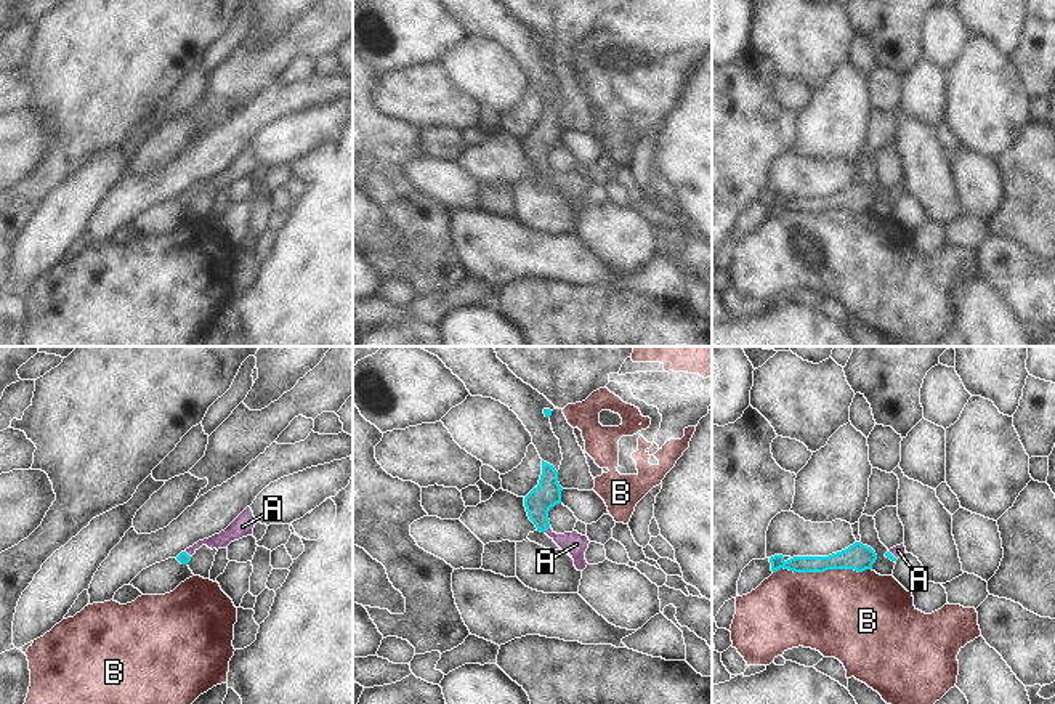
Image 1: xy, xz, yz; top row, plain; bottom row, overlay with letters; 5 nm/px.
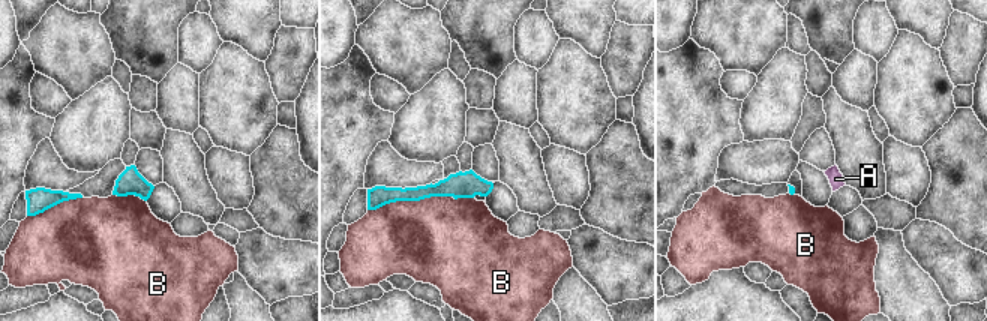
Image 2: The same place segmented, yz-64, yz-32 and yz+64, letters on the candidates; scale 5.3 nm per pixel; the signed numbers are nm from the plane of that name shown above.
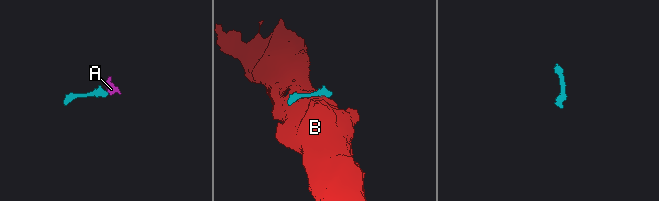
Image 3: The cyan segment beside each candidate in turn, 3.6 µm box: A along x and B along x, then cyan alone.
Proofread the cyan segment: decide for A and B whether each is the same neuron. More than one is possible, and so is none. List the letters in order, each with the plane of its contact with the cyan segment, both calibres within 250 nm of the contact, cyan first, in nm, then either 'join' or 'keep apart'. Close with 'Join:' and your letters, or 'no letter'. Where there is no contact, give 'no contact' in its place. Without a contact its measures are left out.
A: xz | 140/120 nm | join
B: yz | 140/440 nm | keep apart
Join: A

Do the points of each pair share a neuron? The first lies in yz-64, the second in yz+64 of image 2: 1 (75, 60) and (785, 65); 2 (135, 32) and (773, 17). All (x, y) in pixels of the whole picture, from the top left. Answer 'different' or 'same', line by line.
1: different
2: different

